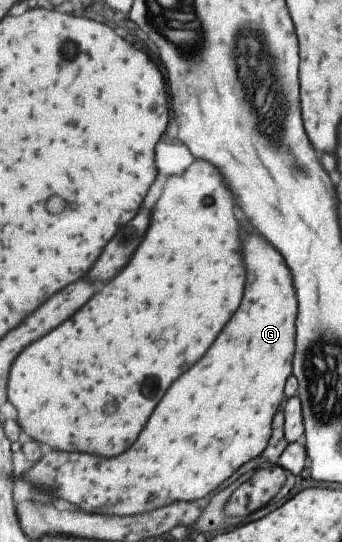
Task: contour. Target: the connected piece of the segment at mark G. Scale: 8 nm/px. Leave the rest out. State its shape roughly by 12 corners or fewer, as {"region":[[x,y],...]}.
{"region":[[243,241],[243,299],[117,457],[49,451],[21,481],[81,511],[209,497],[257,457],[297,301]]}

